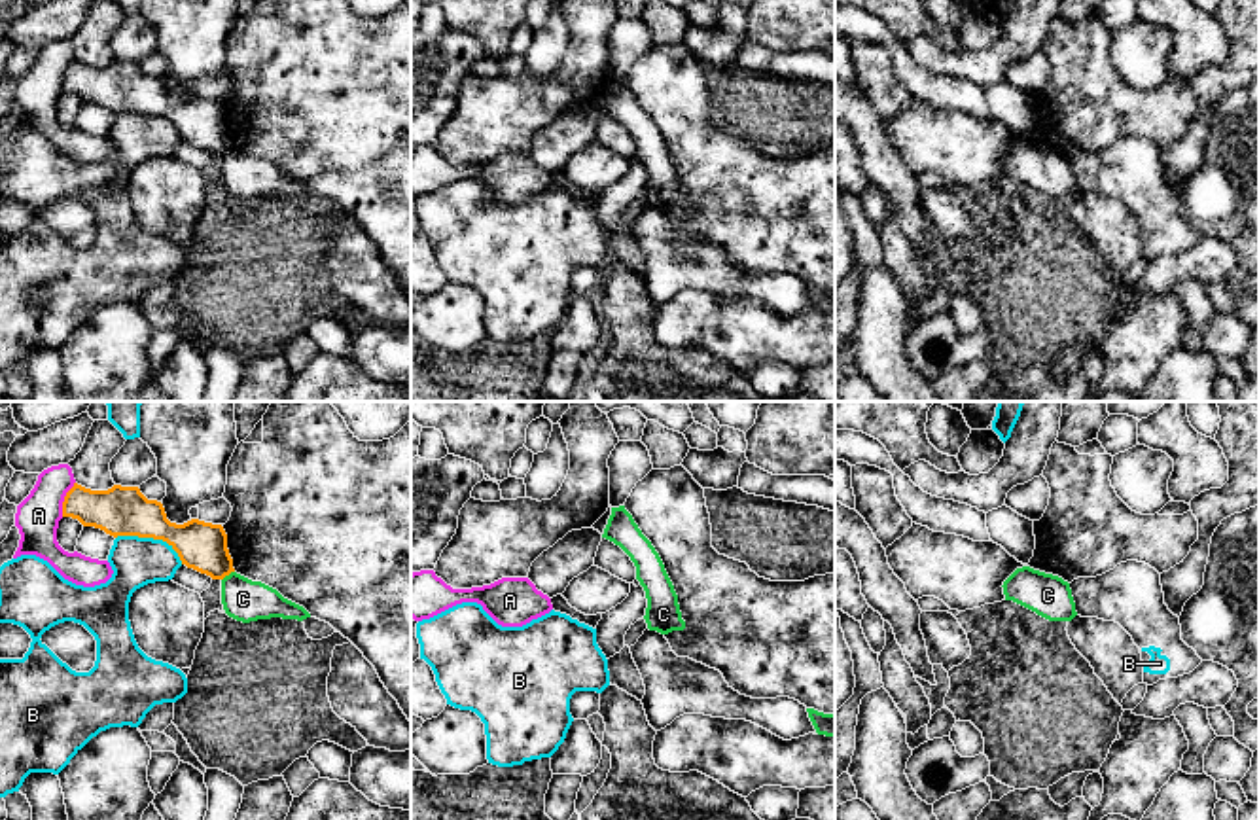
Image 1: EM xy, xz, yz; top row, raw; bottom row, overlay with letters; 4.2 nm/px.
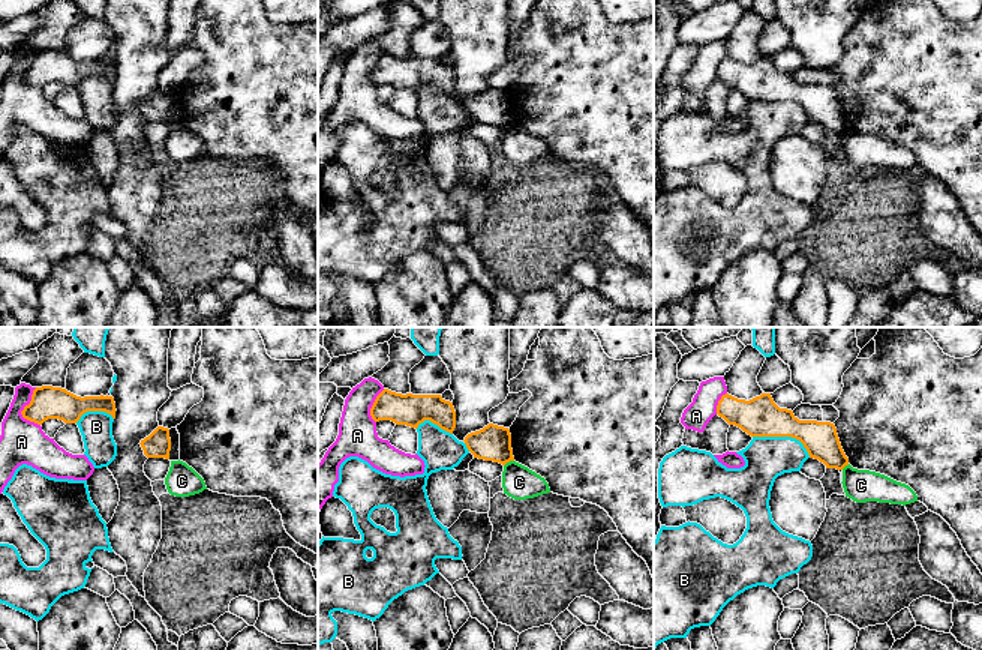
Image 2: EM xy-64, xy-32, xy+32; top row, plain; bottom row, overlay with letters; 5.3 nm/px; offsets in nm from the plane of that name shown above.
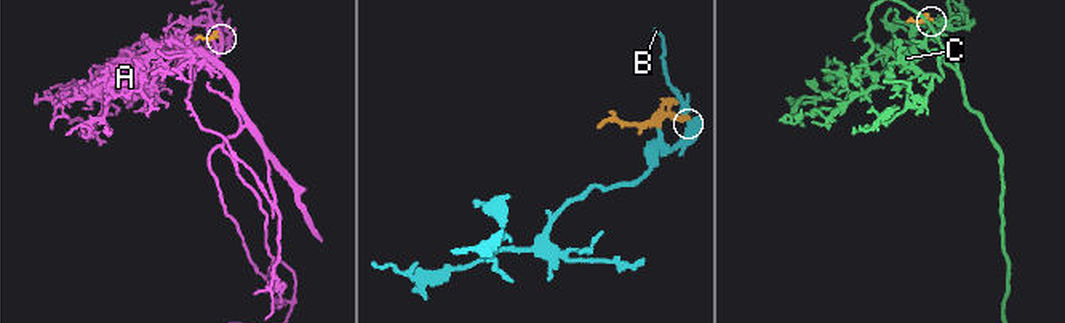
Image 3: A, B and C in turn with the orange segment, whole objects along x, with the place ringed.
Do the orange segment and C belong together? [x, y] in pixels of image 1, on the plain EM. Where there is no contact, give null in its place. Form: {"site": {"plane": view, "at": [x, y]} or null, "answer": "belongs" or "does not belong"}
{"site": {"plane": "xy", "at": [228, 150]}, "answer": "does not belong"}

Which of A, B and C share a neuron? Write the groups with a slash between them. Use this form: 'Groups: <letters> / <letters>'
Groups: A / B / C

